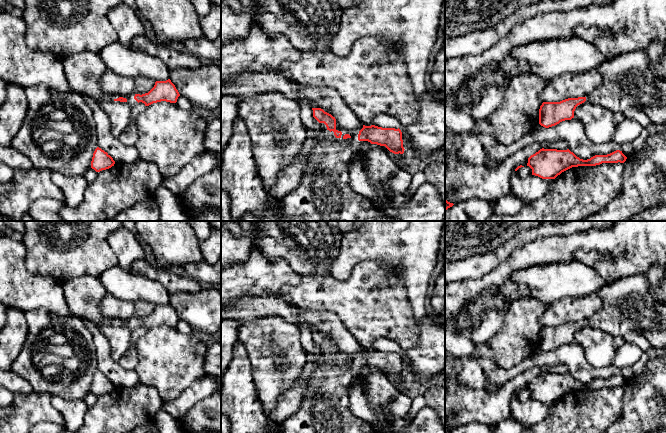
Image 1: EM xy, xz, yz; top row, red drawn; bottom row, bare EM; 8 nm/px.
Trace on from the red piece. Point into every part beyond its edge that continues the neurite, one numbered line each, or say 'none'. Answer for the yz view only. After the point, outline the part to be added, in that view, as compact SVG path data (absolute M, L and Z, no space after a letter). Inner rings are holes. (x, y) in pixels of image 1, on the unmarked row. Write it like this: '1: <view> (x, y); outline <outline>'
1: yz (627, 305); outline M646 275L622 277L603 286L596 294L602 300L602 307L586 320L587 325L608 332L614 337L637 331L647 338L651 347L666 347L666 304L656 301L650 295Z

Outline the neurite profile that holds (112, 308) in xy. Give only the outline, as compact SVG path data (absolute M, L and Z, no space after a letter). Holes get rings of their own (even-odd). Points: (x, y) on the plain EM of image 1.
M107 293L100 303L100 310L109 320L126 322L130 318L148 317L155 305L145 301L124 301Z

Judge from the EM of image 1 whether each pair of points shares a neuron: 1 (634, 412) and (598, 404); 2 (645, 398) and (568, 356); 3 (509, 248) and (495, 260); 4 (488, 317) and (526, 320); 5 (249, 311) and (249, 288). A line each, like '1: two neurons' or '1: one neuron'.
1: two neurons
2: two neurons
3: one neuron
4: two neurons
5: two neurons

